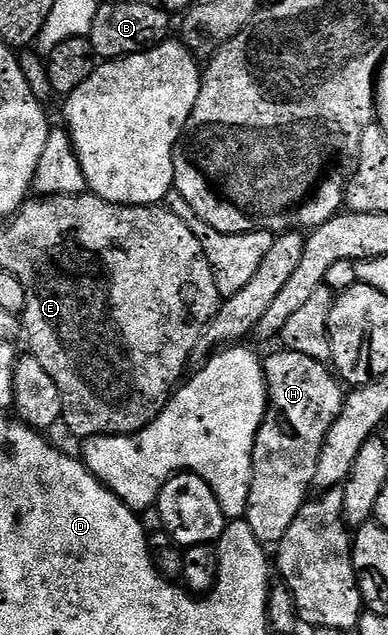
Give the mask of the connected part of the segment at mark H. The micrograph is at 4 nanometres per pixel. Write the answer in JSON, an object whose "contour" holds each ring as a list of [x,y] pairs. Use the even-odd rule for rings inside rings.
{"contour":[[[277,349],[274,355],[264,356],[263,366],[267,402],[253,446],[253,480],[243,519],[262,545],[276,545],[307,501],[319,453],[335,417],[339,417],[346,392],[341,391],[338,376],[326,364],[303,353]]]}

